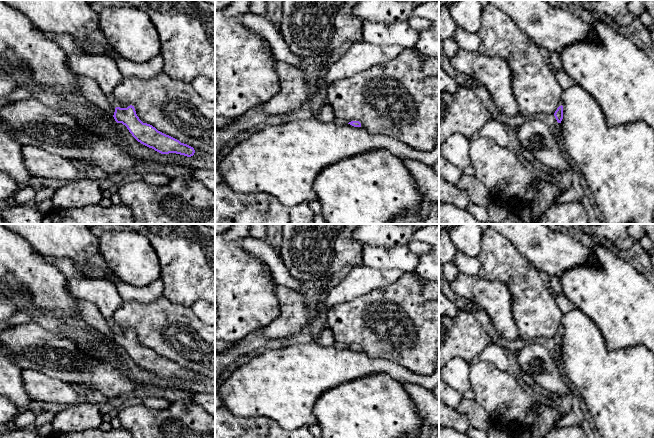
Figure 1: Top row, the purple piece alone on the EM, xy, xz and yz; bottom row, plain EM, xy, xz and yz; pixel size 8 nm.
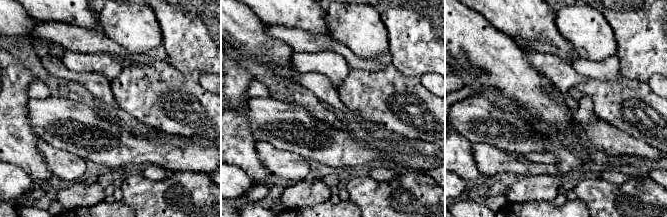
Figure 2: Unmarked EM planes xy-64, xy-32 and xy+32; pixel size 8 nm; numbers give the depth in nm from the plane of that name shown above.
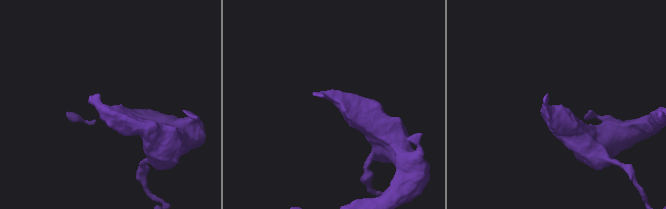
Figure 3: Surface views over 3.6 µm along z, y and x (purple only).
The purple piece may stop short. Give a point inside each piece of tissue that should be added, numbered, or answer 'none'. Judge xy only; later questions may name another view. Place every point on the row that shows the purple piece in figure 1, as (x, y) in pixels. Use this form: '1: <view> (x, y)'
1: xy (92, 91)

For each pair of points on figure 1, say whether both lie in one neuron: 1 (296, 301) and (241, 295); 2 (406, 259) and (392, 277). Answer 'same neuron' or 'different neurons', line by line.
1: different neurons
2: different neurons

